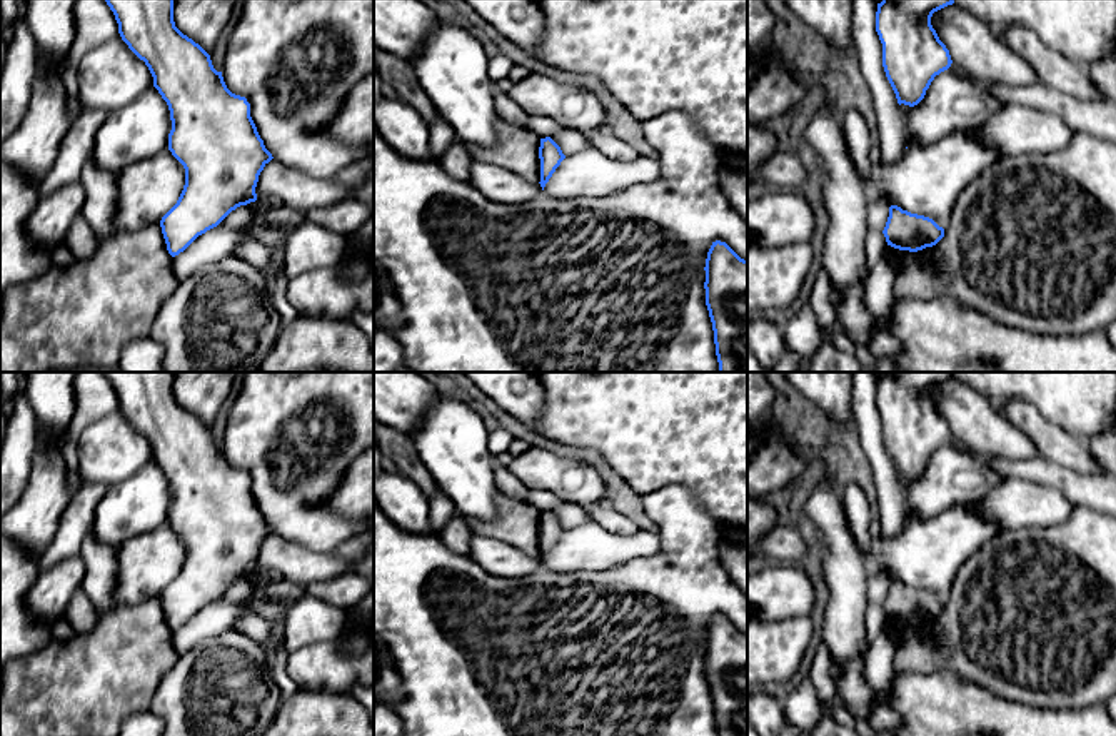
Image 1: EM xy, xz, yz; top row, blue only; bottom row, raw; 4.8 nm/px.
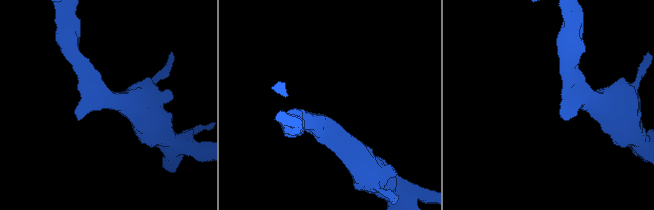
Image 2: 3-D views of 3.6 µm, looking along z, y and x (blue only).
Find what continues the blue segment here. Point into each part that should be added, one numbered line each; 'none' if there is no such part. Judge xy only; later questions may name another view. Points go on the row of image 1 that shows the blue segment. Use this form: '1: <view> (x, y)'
none

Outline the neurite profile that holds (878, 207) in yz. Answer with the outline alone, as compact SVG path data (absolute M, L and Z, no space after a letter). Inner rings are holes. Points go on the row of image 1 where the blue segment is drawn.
M869 194L867 197L867 225L869 230L882 232L889 217L889 202L884 197Z

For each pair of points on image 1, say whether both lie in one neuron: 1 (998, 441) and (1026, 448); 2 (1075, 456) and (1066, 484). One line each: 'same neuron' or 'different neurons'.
1: same neuron
2: different neurons

